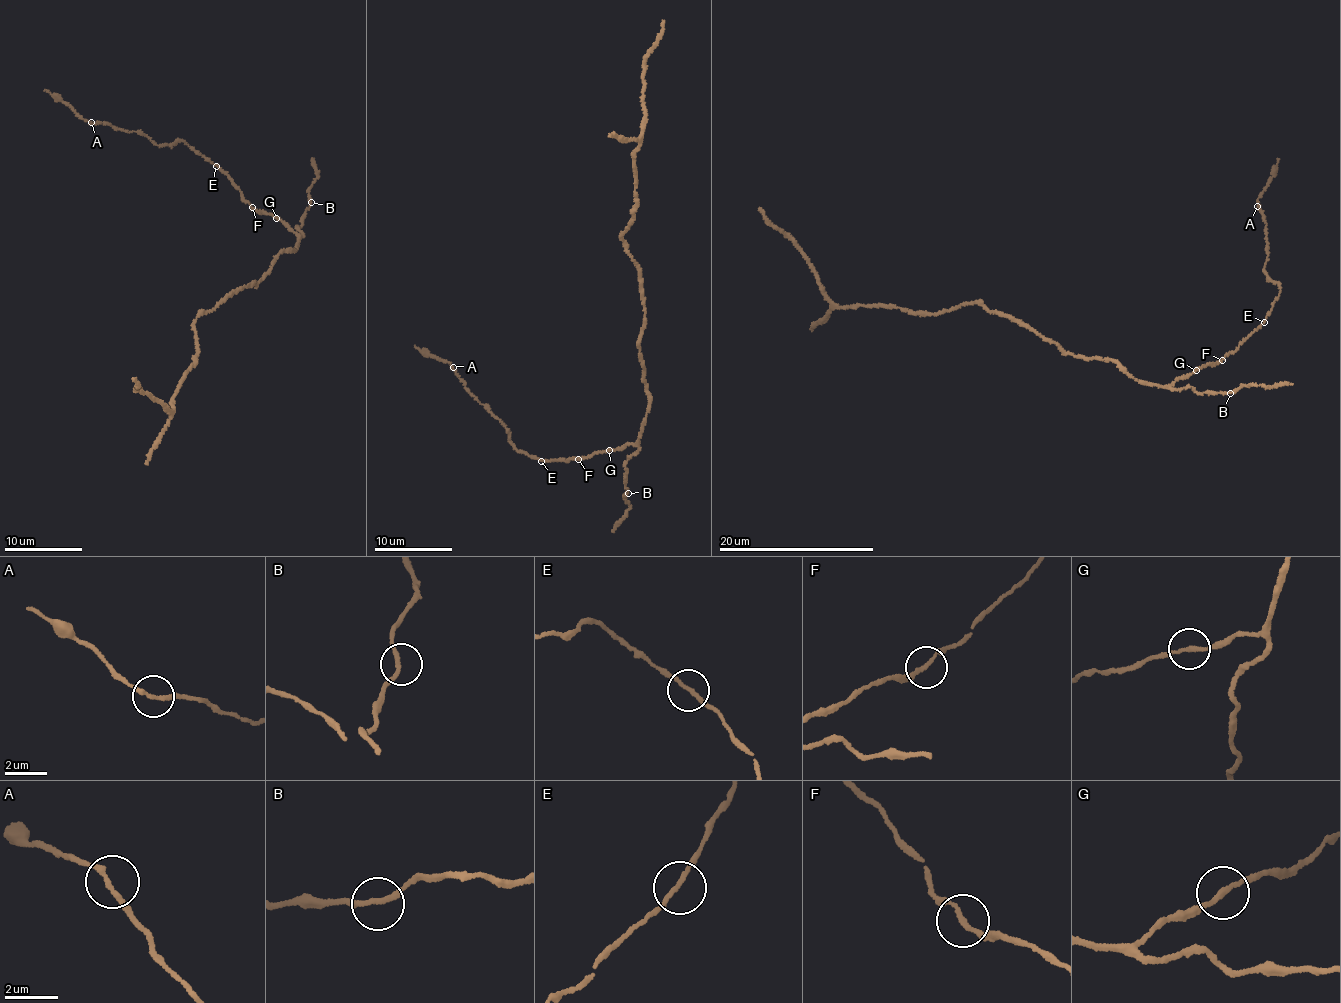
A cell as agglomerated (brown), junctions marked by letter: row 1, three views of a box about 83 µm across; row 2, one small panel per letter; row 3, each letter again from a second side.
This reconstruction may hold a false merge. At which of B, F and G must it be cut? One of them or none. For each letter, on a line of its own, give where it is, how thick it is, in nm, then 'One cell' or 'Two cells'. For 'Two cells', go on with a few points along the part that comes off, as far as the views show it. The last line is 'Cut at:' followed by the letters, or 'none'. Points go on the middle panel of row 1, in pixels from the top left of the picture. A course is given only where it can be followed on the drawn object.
B: Place: (628, 493). Thickness 190 nm. One cell
F: Place: (578, 459). Thickness 170 nm. One cell
G: Place: (609, 450). Thickness 180 nm. One cell
Cut at: none

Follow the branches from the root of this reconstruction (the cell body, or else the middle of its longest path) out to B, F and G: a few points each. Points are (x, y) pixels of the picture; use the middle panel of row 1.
B: (644, 374), (642, 382), (649, 402), (639, 437), (639, 450), (625, 467), (625, 488), (628, 493)
F: (644, 374), (642, 382), (649, 402), (639, 441), (579, 459)
G: (644, 374), (642, 382), (649, 402), (639, 441), (609, 450)

